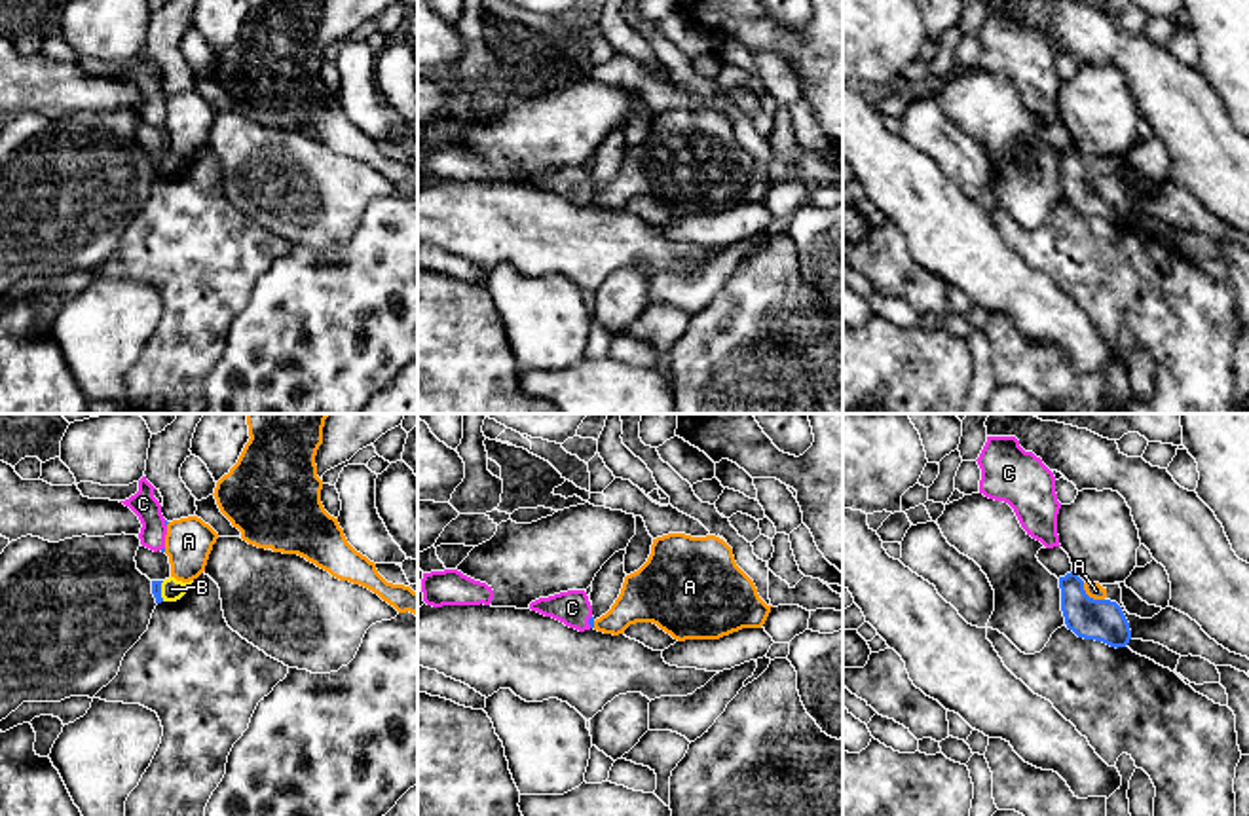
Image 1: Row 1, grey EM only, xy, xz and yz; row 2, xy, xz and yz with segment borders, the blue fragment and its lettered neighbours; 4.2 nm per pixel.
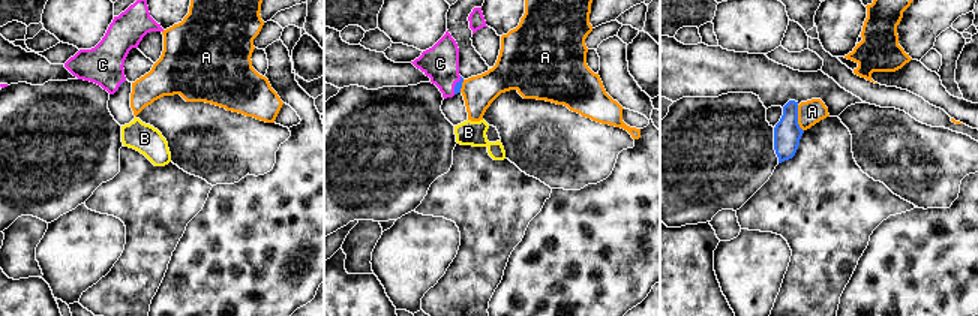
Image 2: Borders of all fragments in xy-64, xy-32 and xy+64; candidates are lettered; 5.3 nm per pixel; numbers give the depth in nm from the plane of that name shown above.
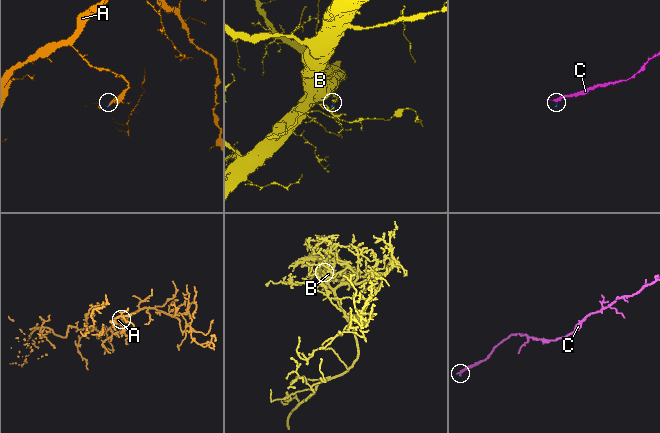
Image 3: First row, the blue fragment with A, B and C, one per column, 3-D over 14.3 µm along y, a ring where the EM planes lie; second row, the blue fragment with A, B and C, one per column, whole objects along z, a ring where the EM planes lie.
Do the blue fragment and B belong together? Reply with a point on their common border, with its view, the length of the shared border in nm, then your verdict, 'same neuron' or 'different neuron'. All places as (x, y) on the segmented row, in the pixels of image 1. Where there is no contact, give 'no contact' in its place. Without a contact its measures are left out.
contact xy (160, 591); length 90 nm; different neuron

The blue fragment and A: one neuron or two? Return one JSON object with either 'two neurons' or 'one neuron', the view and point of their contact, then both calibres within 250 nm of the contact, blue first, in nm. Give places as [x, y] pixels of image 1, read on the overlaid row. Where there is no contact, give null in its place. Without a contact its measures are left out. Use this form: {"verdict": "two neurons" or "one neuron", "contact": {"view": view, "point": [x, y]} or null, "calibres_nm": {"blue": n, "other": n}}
{"verdict": "two neurons", "contact": {"view": "yz", "point": [1088, 596]}, "calibres_nm": {"blue": 180, "other": 70}}

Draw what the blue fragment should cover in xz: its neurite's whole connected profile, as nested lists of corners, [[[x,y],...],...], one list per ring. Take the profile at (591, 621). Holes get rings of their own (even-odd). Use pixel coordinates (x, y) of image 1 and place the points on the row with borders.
[[[568,590],[530,603],[531,611],[552,617],[579,632],[594,628],[592,605],[585,590]]]

